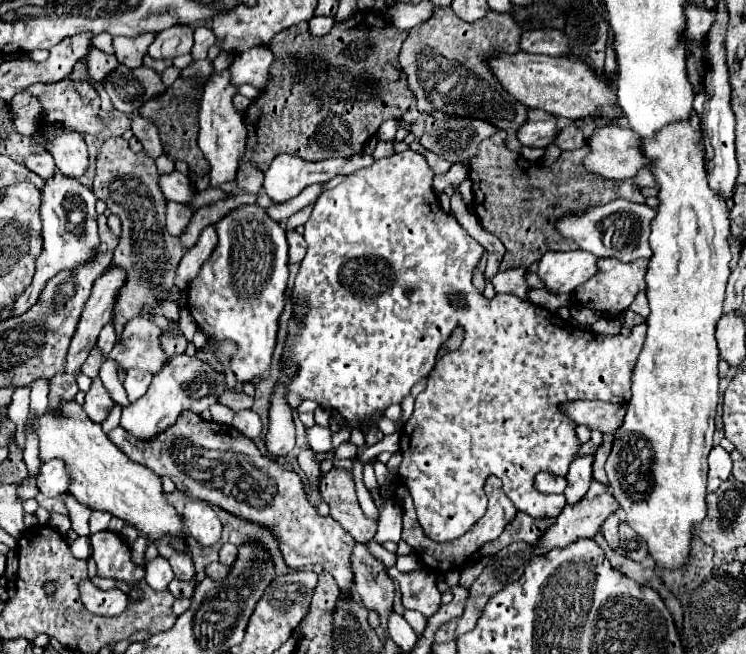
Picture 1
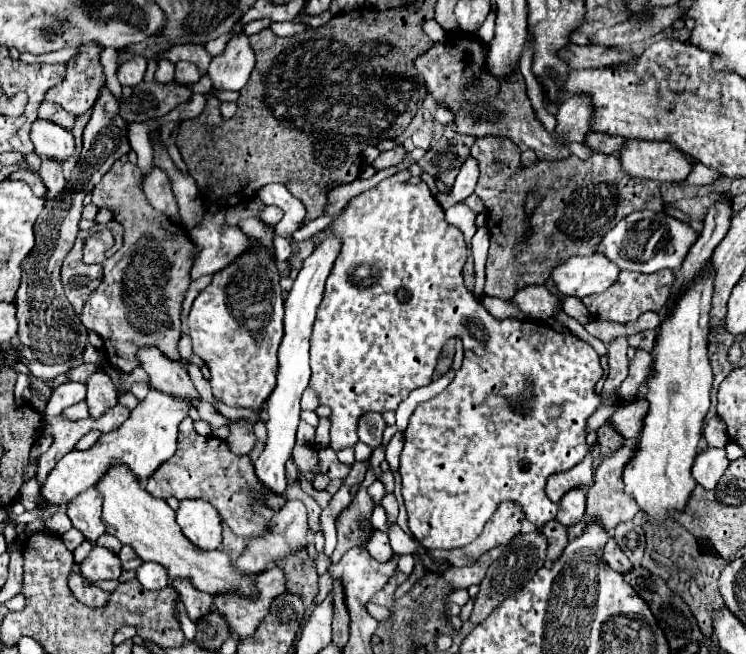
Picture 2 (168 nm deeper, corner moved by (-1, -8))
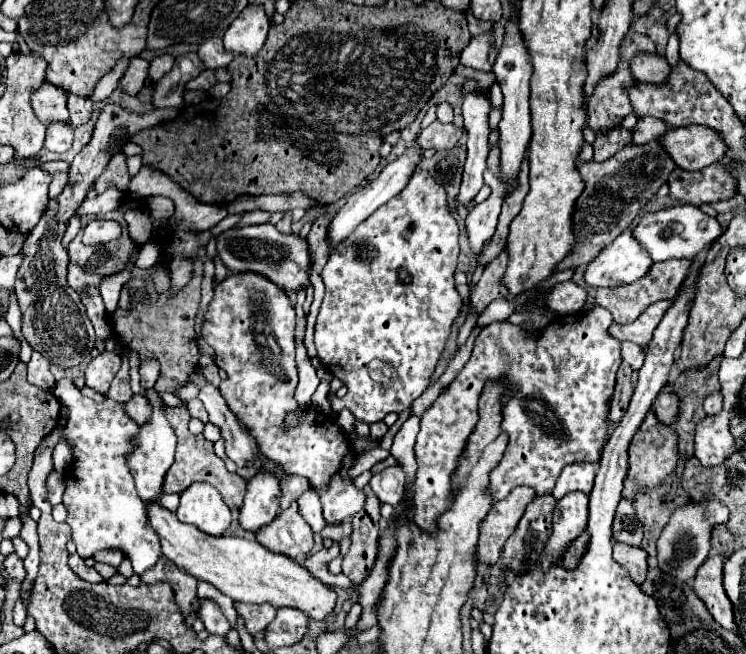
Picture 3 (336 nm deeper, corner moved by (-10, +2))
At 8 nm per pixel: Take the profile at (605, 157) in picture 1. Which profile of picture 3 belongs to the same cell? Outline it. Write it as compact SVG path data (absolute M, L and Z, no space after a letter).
M703 125L669 129L663 137L659 137L659 143L675 161L675 165L685 171L699 171L707 165L713 165L727 151L723 139L717 137L713 129Z

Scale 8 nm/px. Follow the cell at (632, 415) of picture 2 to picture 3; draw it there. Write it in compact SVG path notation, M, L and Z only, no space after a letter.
M659 391L657 399L653 401L653 407L651 411L655 413L655 417L663 423L663 425L669 425L673 421L673 417L679 413L679 399L677 395L669 393L669 391Z

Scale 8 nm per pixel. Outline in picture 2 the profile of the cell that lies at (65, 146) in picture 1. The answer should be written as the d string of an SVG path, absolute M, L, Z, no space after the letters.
M36 119L30 129L30 141L34 143L34 151L38 157L50 157L56 161L64 161L74 153L74 137L70 131L50 123L46 119Z

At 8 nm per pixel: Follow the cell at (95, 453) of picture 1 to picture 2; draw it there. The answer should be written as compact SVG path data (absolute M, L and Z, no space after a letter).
M112 467L100 481L98 491L104 495L104 511L102 521L106 531L122 541L122 545L130 545L142 561L156 561L166 567L170 579L188 579L194 589L204 591L212 597L224 593L238 593L242 597L252 597L258 593L254 577L236 569L234 561L226 551L202 551L192 545L184 533L180 531L174 511L166 505L166 501L152 497L138 479L126 467Z

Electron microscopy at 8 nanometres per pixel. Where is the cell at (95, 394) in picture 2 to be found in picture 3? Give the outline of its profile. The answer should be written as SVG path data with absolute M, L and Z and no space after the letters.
M103 351L99 353L87 367L85 371L85 379L87 379L87 387L95 389L101 395L107 395L111 381L115 379L115 373L121 367L121 357L113 351Z

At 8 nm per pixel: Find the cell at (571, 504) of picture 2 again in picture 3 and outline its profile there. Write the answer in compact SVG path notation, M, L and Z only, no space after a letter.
M567 493L561 501L557 501L553 513L553 533L545 545L543 557L539 557L539 565L547 567L553 563L561 563L559 557L563 549L581 533L587 525L587 495L585 493Z

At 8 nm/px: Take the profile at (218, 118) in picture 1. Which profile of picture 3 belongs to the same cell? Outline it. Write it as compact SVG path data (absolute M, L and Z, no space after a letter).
M247 5L223 35L223 45L235 57L255 59L271 27L261 5Z

